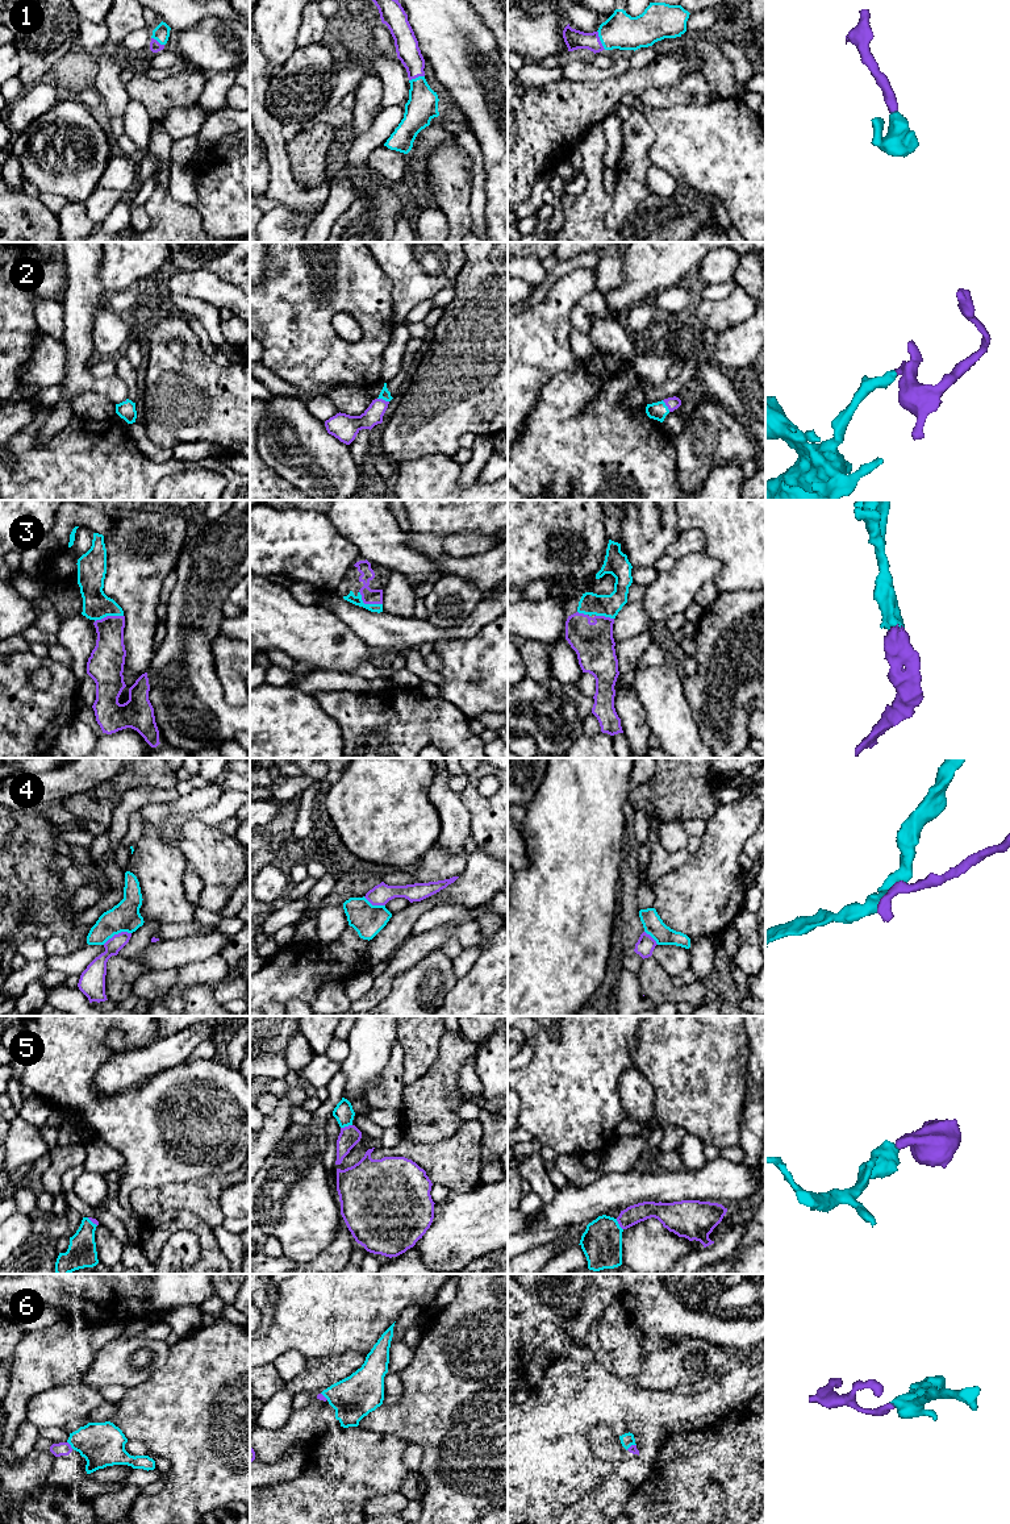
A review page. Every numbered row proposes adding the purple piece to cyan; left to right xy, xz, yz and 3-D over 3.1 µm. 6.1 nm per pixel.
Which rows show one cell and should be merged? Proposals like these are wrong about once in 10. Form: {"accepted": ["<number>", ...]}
{"accepted": ["1", "2", "3", "5", "6"]}

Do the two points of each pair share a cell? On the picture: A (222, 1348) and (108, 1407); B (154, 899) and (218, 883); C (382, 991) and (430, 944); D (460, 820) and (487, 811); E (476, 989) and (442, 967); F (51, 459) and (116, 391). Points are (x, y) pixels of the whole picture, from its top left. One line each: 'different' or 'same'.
A: different
B: different
C: same
D: different
E: different
F: different

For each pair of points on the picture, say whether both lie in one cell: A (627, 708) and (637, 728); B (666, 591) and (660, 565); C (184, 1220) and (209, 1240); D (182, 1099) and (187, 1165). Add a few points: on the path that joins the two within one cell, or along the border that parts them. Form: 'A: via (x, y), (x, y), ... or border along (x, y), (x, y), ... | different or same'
A: via (631, 713), (634, 723) | same
B: border along (676, 561), (670, 569), (659, 574) | different
C: via (191, 1221), (203, 1233) | same
D: via (182, 1115), (187, 1121), (187, 1149) | same

